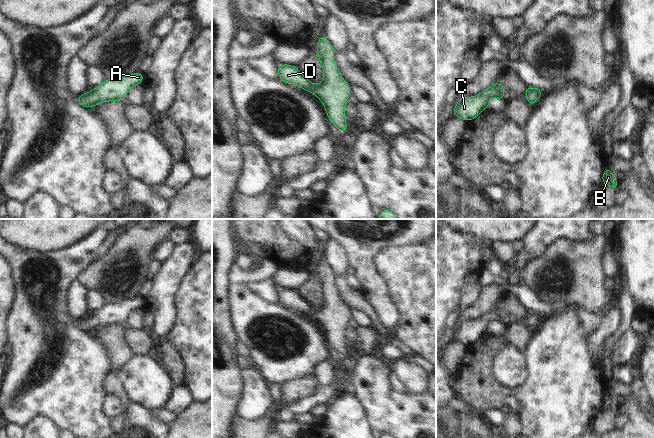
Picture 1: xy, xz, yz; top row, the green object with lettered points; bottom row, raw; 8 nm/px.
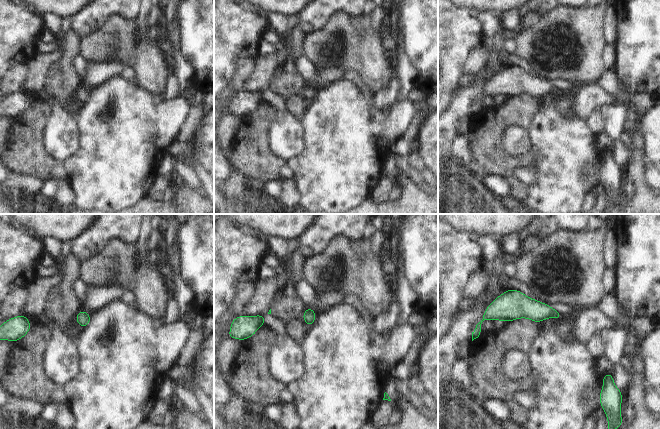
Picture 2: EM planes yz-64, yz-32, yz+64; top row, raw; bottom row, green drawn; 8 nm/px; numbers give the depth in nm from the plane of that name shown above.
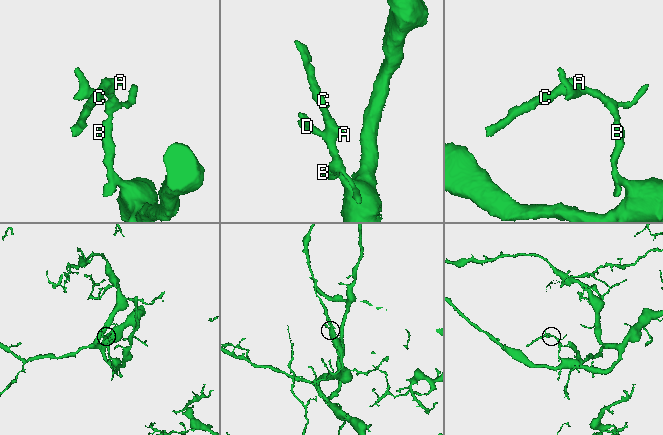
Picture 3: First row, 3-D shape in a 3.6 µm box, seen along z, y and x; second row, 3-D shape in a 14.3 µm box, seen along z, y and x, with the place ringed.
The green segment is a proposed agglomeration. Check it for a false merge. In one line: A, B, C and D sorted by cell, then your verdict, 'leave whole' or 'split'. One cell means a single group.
A B C D; leave whole

